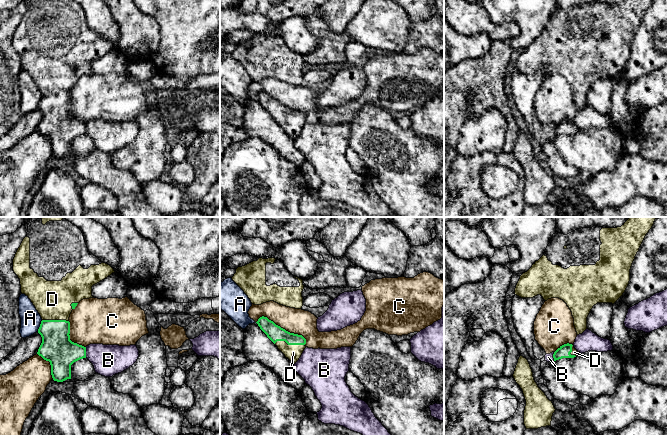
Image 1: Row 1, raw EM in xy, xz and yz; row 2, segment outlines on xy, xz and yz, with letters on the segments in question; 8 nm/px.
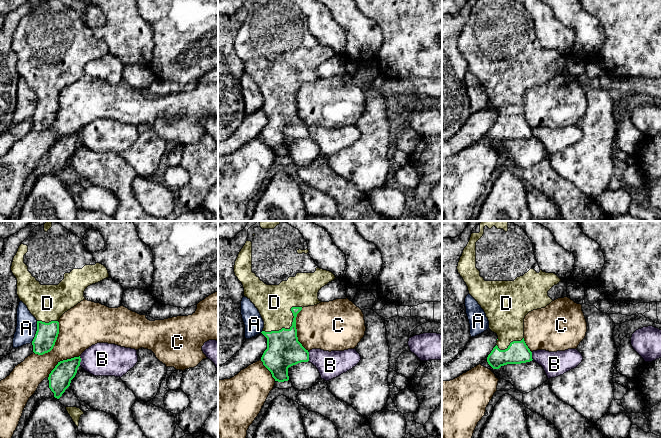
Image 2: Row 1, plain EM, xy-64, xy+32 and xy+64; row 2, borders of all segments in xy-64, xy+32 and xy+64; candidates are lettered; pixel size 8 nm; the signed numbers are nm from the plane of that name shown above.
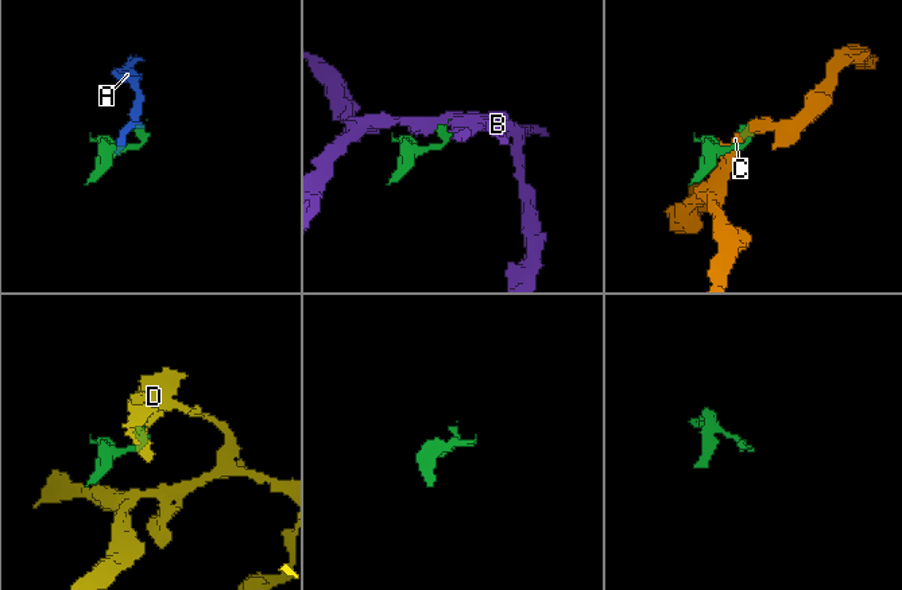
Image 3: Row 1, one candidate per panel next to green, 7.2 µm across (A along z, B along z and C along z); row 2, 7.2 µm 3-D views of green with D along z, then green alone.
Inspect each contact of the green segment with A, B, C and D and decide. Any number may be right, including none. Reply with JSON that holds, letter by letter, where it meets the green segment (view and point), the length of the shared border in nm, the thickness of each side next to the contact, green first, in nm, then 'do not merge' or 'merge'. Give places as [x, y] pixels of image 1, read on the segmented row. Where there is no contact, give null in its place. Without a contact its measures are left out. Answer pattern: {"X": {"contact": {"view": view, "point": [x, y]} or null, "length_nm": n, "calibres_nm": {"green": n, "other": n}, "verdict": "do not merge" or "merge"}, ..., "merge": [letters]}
{"A": {"contact": {"view": "xy", "point": [40, 326]}, "length_nm": 100, "calibres_nm": {"green": 260, "other": 160}, "verdict": "do not merge"}, "B": {"contact": {"view": "xy", "point": [85, 352]}, "length_nm": 90, "calibres_nm": {"green": 260, "other": 260}, "verdict": "do not merge"}, "C": {"contact": {"view": "xz", "point": [282, 328]}, "length_nm": 440, "calibres_nm": {"green": 130, "other": 200}, "verdict": "do not merge"}, "D": {"contact": {"view": "xz", "point": [289, 344]}, "length_nm": 240, "calibres_nm": {"green": 130, "other": 130}, "verdict": "merge"}, "merge": ["D"]}

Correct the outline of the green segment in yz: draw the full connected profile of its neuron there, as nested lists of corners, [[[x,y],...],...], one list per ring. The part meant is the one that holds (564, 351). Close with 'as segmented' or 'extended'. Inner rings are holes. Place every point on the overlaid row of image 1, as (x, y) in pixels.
[[[564,344],[560,346],[553,354],[554,361],[562,358],[574,358],[579,356],[581,353],[578,352],[573,344]]] | extended

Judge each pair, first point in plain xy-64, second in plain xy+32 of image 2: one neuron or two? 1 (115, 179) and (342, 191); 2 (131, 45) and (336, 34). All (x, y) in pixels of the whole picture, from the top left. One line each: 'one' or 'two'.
1: one
2: two

